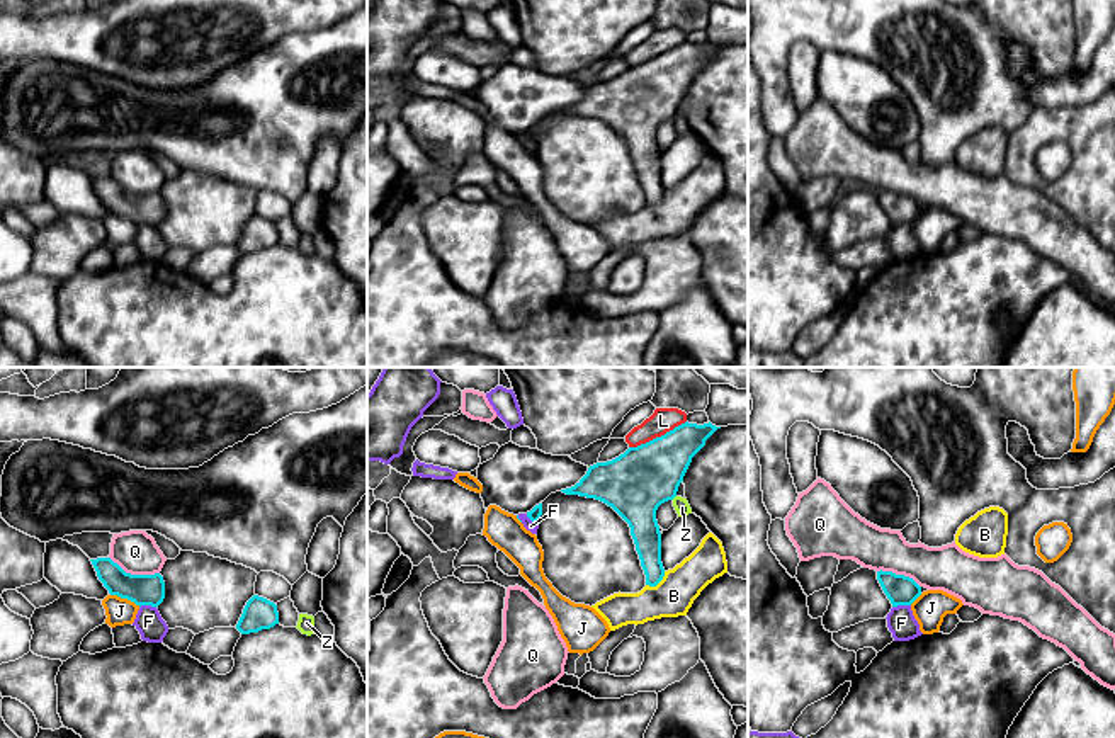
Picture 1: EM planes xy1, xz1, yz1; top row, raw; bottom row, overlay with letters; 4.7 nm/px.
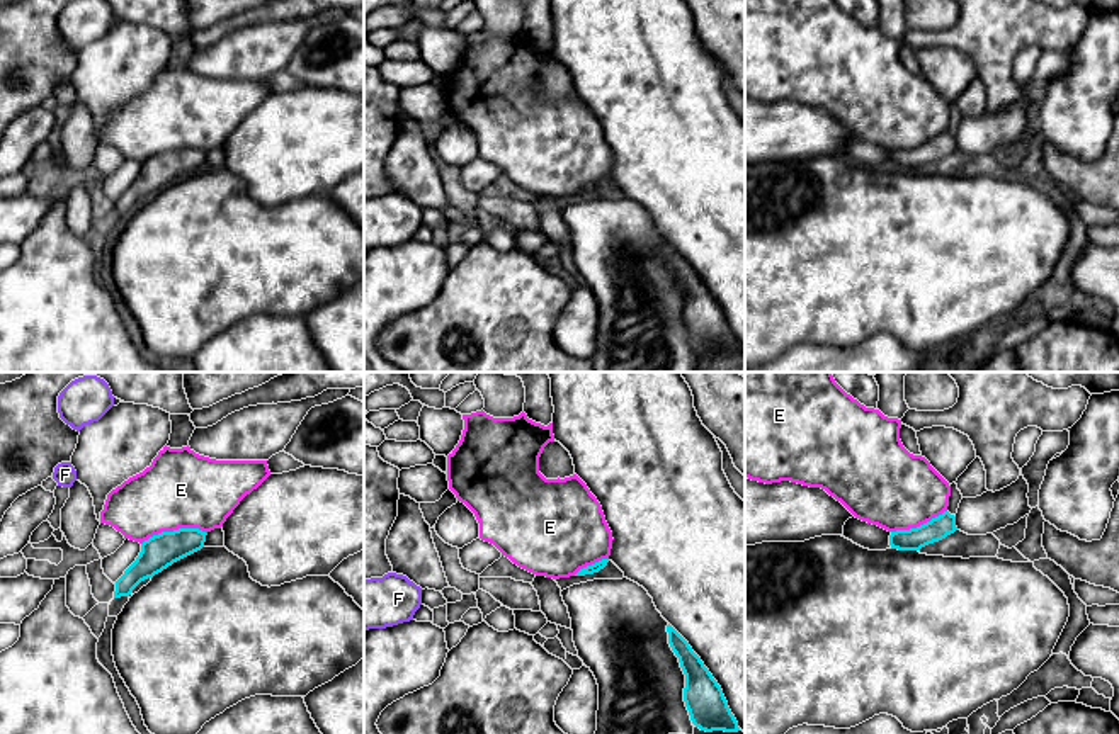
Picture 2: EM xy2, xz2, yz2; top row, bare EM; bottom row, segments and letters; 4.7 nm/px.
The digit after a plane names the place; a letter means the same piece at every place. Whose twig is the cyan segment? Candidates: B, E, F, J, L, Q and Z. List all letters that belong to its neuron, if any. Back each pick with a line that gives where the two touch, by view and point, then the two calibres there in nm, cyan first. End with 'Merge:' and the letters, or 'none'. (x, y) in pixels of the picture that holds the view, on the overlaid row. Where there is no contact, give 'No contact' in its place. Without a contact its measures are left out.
E: Touches cyan at xy2 (174, 530). Thickness 160 nm (cyan) against 360 nm
Merge: E

